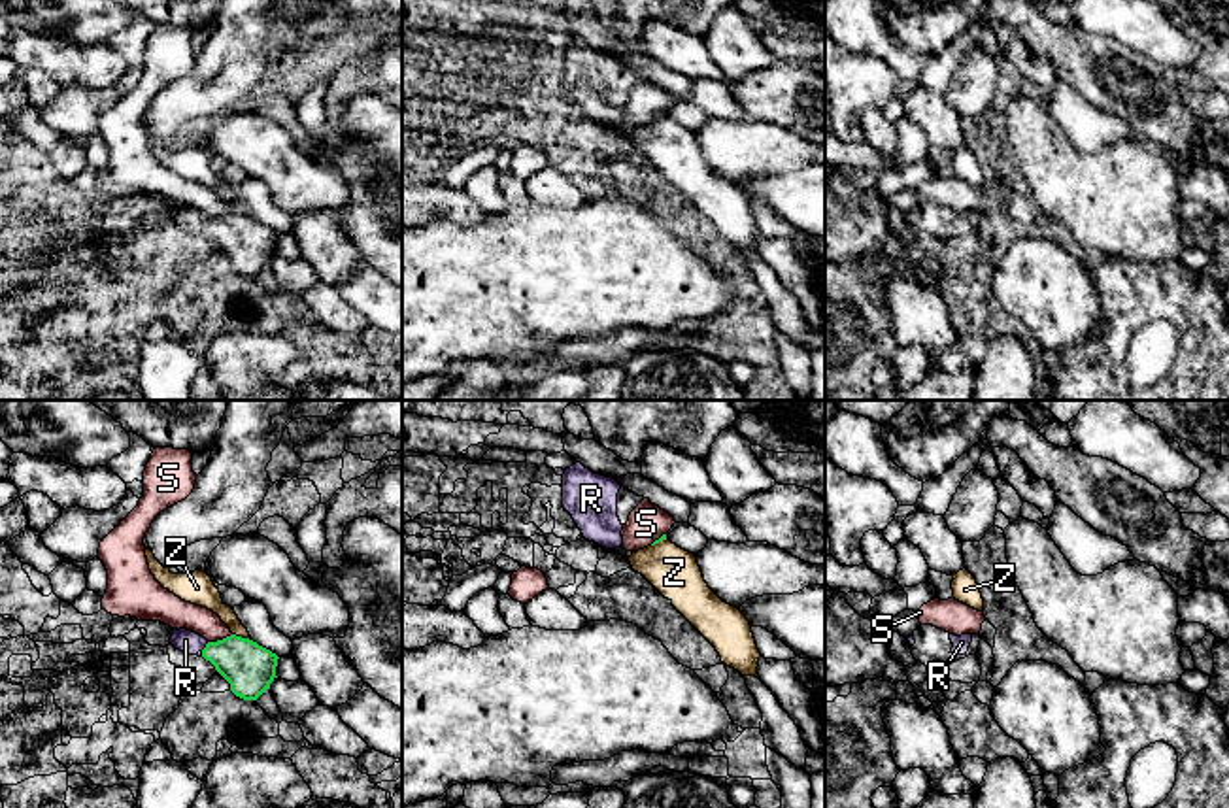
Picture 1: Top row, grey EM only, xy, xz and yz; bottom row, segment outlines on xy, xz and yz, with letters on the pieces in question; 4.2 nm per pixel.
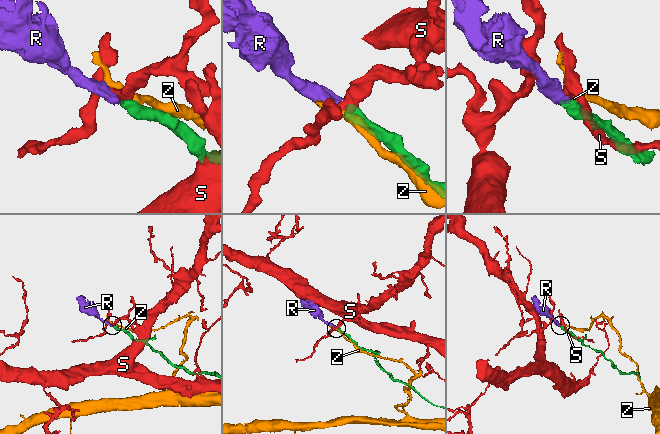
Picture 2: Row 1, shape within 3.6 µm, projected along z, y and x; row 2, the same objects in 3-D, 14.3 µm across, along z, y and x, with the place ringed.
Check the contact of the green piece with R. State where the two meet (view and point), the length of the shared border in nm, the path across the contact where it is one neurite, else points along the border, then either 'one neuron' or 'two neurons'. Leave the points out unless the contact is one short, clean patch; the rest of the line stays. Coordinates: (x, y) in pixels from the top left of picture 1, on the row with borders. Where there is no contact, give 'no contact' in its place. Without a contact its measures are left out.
contact xy (206, 646); length 50 nm; way xy (250, 669), (206, 646), (185, 640); one neuron

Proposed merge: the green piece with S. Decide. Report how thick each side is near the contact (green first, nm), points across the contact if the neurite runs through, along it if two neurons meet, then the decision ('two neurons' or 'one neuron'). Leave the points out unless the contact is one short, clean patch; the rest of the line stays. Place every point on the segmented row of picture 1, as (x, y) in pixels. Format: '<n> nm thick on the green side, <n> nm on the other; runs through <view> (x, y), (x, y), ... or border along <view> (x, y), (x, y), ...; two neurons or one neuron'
220 nm thick on the green side, 130 nm on the other; border along xy (231, 633), (208, 642); two neurons

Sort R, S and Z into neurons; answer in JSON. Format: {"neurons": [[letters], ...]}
{"neurons": [["R"], ["S"], ["Z"]]}

